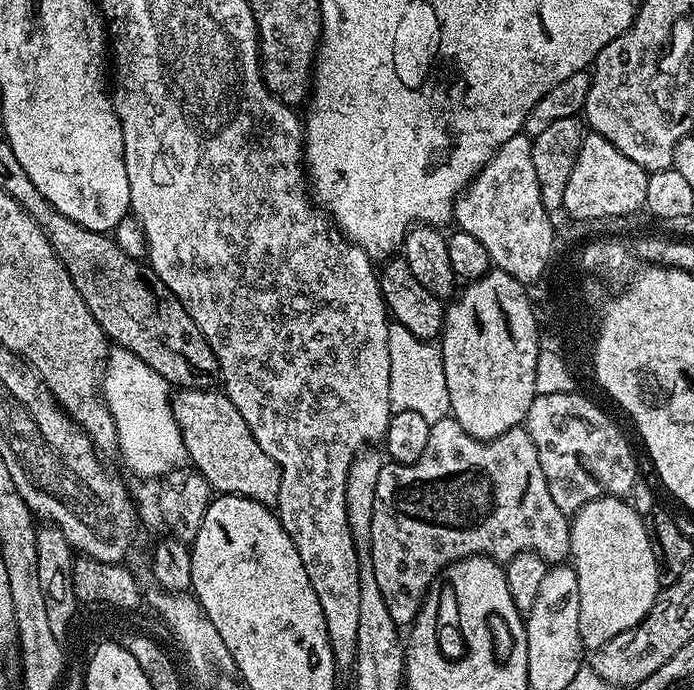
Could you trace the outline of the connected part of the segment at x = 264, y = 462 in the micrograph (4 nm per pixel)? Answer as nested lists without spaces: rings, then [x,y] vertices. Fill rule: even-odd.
[[[182,388],[173,395],[172,413],[184,435],[184,445],[188,451],[188,460],[195,471],[201,472],[209,486],[220,494],[245,496],[259,504],[275,506],[280,489],[280,466],[254,442],[254,434],[250,434],[250,426],[246,426],[246,418],[238,414],[234,402],[225,396],[223,391],[212,388]]]

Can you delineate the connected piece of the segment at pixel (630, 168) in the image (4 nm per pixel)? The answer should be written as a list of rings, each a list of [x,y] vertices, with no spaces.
[[[589,131],[582,142],[582,150],[578,150],[578,162],[574,162],[570,183],[566,185],[563,211],[569,212],[571,219],[582,221],[628,215],[644,208],[647,181],[648,173],[638,162],[630,162],[618,146],[610,146],[606,138]]]

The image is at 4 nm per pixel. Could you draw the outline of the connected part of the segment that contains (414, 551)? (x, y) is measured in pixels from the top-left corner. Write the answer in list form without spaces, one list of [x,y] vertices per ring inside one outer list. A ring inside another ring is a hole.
[[[445,418],[434,422],[430,430],[430,442],[426,442],[426,450],[422,450],[422,458],[413,464],[385,463],[384,469],[378,474],[378,486],[374,494],[374,518],[370,522],[370,538],[372,539],[372,561],[374,562],[374,578],[378,578],[378,590],[382,590],[382,599],[386,602],[386,610],[390,610],[390,618],[394,618],[397,625],[408,626],[420,613],[420,607],[424,601],[424,595],[432,587],[440,573],[448,567],[450,561],[465,560],[468,556],[488,556],[497,562],[507,562],[520,552],[533,552],[538,554],[549,565],[563,564],[572,555],[572,543],[570,534],[572,526],[569,517],[550,498],[550,486],[546,486],[546,474],[542,474],[542,462],[538,462],[538,450],[530,438],[527,427],[521,426],[506,430],[493,440],[479,440],[466,430],[457,420]]]

